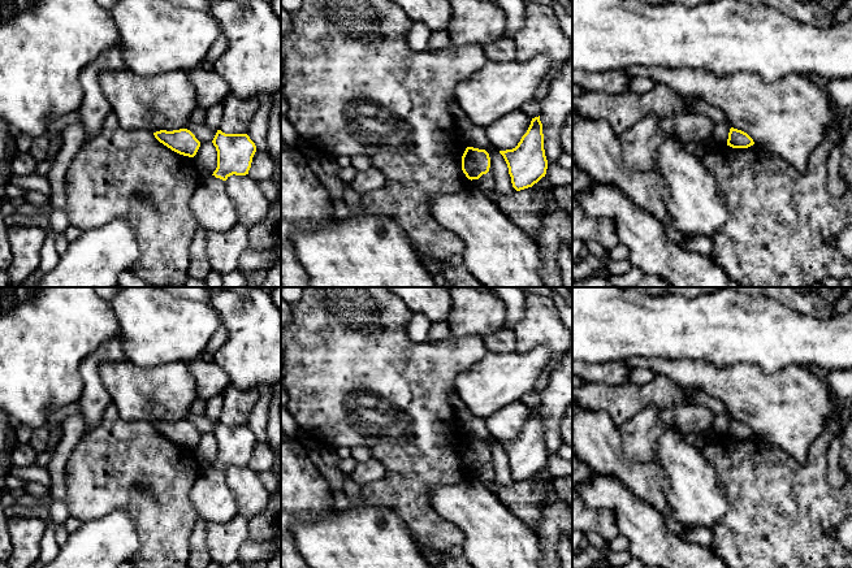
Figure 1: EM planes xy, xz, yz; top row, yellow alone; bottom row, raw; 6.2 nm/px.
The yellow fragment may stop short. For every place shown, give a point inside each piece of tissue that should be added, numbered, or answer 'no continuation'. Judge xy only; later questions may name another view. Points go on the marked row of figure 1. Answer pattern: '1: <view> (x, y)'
no continuation

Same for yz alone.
no continuation

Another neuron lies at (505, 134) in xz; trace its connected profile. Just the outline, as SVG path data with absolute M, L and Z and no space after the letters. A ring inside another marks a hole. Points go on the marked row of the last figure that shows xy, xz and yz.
M520 110L511 112L486 127L490 146L498 151L513 149L527 133L532 118Z

